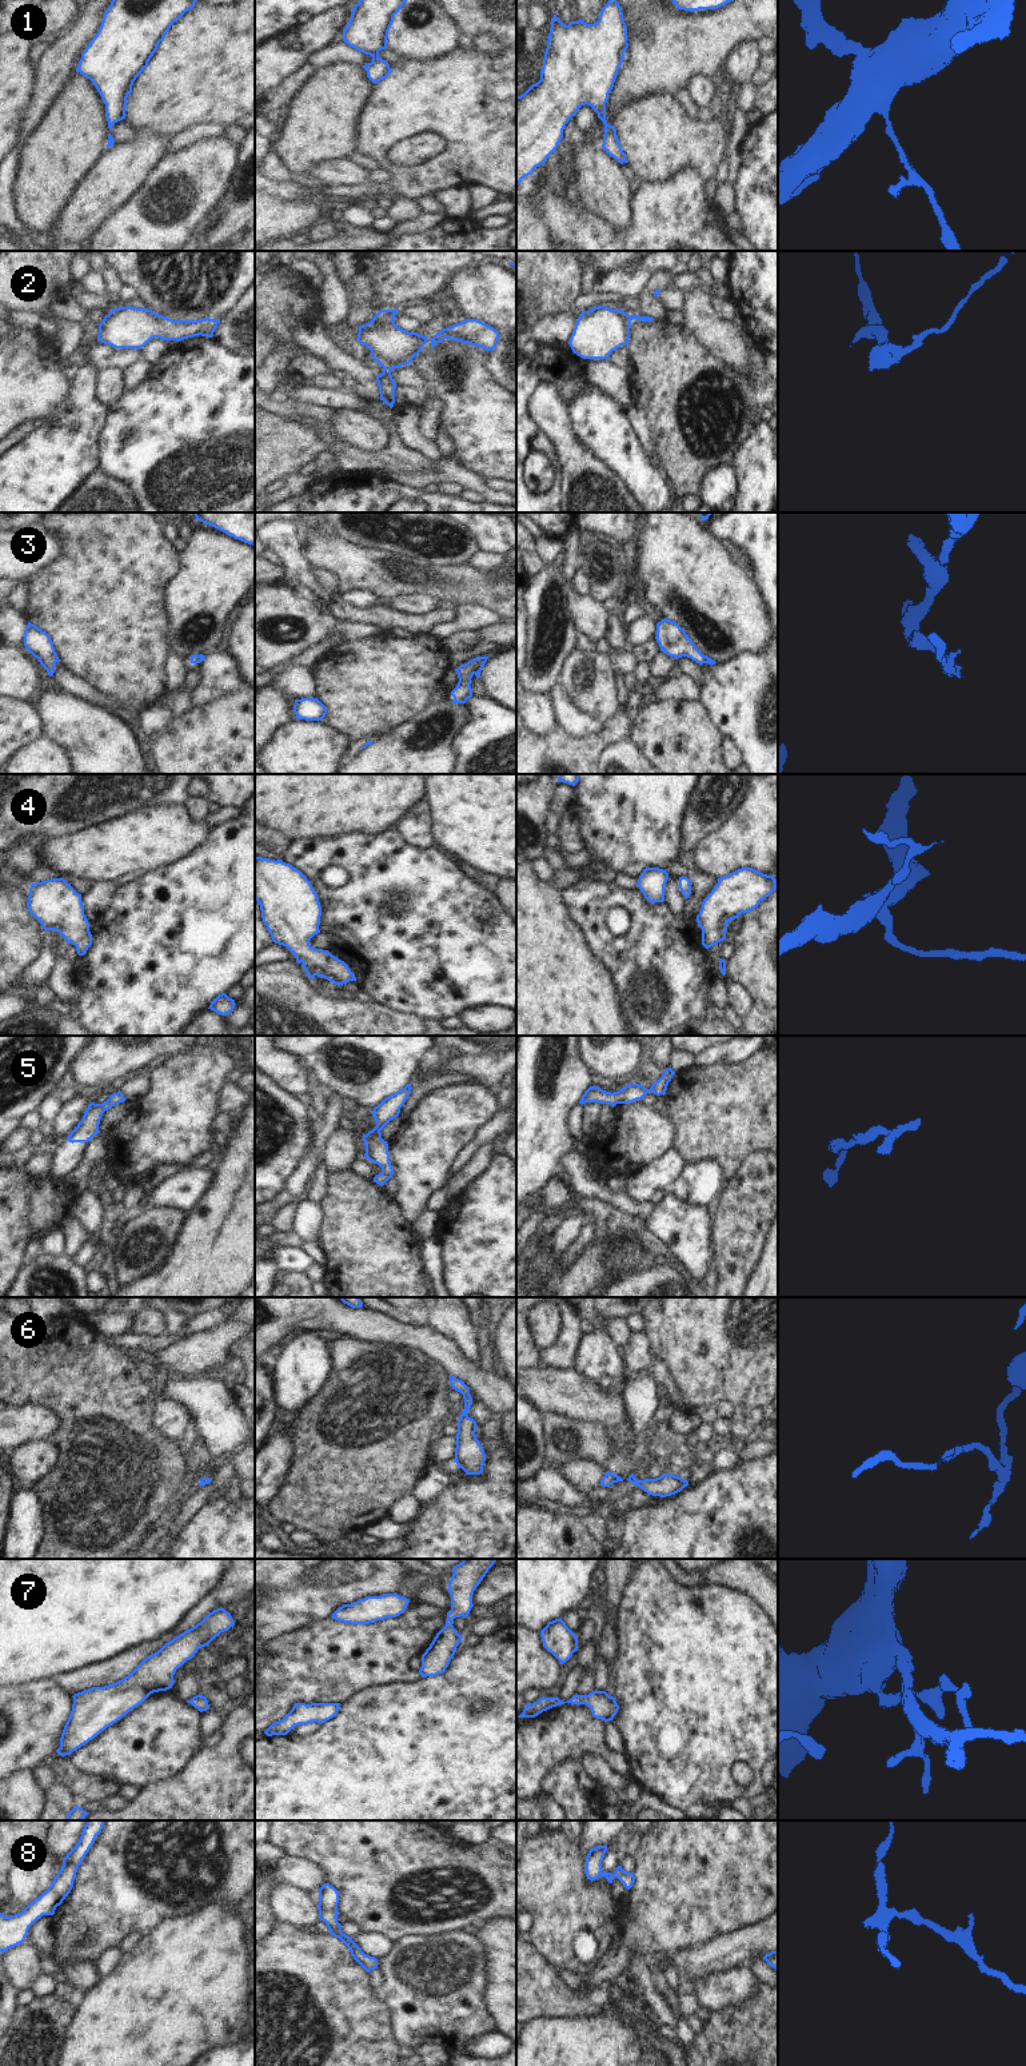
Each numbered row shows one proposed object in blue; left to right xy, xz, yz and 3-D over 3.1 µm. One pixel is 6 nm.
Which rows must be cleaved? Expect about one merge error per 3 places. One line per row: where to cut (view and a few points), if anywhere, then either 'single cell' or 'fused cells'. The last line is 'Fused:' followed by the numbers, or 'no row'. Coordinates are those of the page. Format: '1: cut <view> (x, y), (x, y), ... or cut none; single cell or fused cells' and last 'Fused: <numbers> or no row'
1: cut none; single cell
2: cut none; single cell
3: cut none; single cell
4: cut none; single cell
5: cut none; single cell
6: cut none; single cell
7: cut none; single cell
8: cut none; single cell
Fused: no row

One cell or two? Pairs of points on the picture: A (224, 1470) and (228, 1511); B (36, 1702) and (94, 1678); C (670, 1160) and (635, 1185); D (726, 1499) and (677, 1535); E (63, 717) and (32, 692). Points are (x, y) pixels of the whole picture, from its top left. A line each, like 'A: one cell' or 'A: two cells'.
A: two cells
B: two cells
C: one cell
D: one cell
E: two cells

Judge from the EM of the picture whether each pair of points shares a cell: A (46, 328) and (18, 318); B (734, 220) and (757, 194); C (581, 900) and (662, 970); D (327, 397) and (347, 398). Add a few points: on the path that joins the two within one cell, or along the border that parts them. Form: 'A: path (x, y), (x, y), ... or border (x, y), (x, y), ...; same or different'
A: path (39, 322), (24, 319); same
B: border (735, 210), (743, 232); different
C: path (594, 922), (623, 954), (639, 960); same
D: path (332, 398), (342, 398); same

